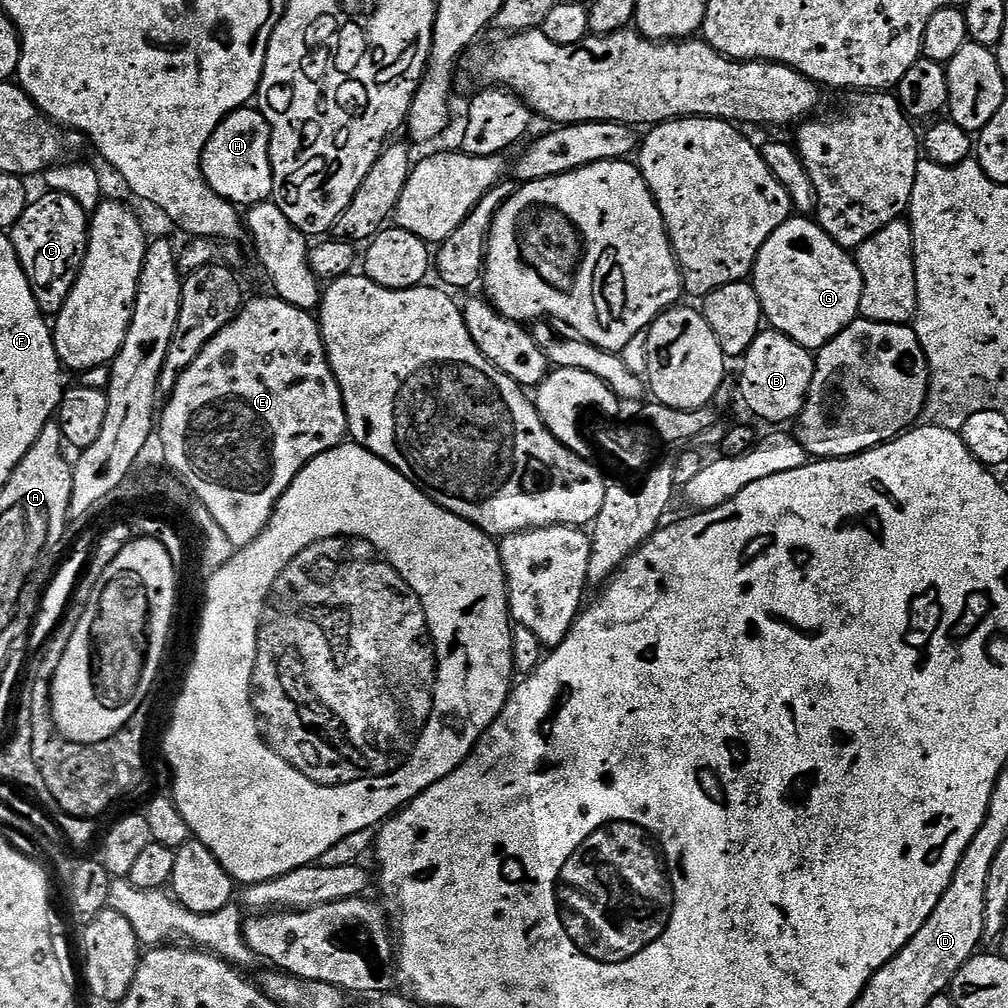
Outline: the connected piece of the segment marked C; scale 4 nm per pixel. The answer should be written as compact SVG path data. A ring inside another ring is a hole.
M48 190L44 194L29 203L22 218L18 218L11 228L10 235L24 273L32 283L32 293L38 306L45 314L55 314L62 310L76 275L80 273L88 249L90 216L74 198L64 193Z

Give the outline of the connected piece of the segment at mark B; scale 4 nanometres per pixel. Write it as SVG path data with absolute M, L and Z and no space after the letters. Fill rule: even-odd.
M764 330L758 338L754 338L754 342L750 346L748 353L742 358L744 369L740 372L740 392L738 388L738 396L744 399L744 404L757 416L760 420L772 424L768 426L784 426L787 420L795 421L800 415L800 411L804 409L804 403L808 397L810 390L810 382L814 378L814 370L816 369L816 361L813 353L807 348L798 346L798 342L794 342L786 334L775 330Z

